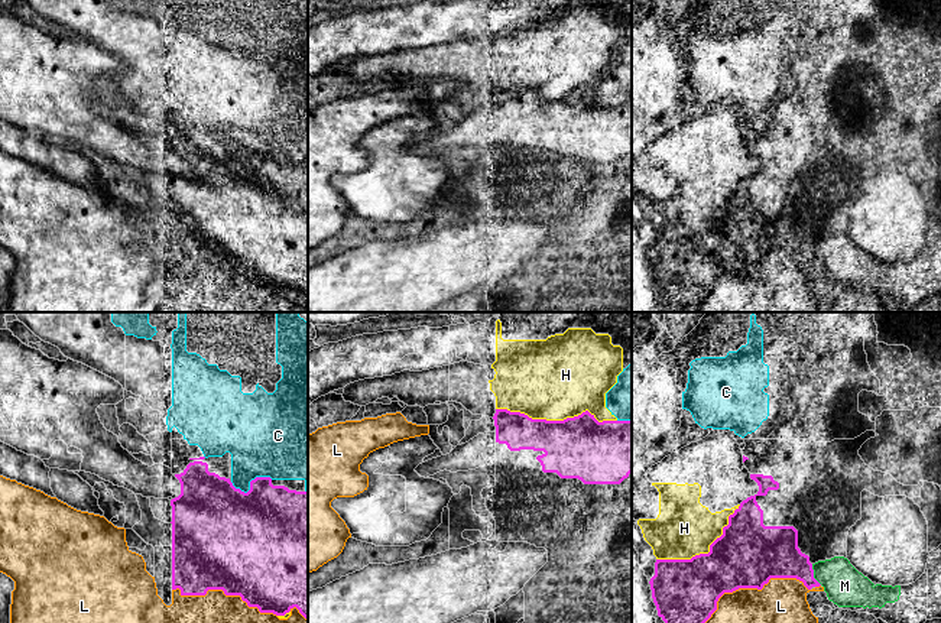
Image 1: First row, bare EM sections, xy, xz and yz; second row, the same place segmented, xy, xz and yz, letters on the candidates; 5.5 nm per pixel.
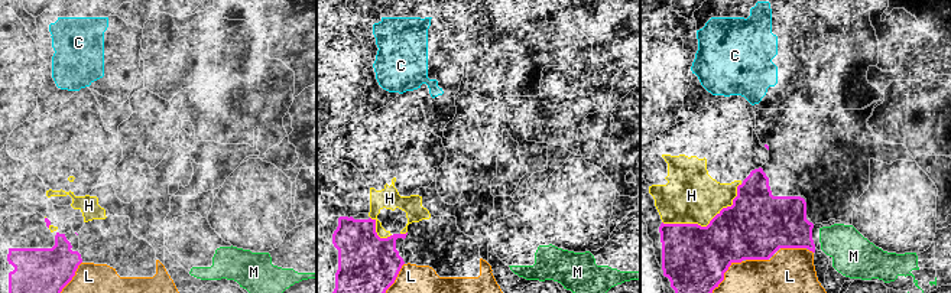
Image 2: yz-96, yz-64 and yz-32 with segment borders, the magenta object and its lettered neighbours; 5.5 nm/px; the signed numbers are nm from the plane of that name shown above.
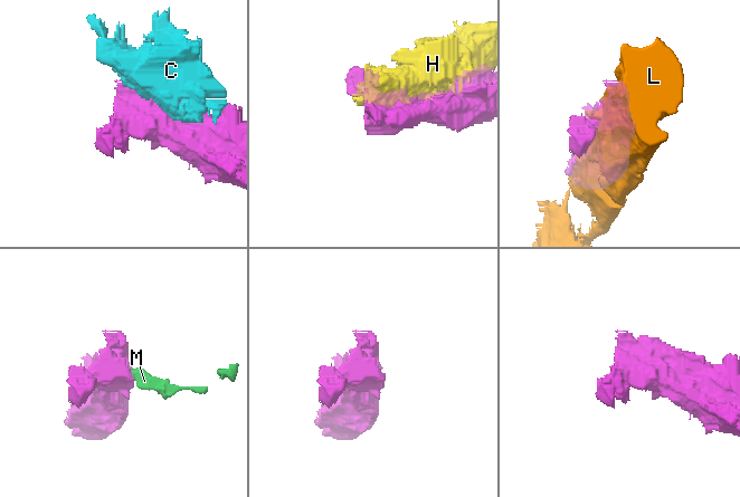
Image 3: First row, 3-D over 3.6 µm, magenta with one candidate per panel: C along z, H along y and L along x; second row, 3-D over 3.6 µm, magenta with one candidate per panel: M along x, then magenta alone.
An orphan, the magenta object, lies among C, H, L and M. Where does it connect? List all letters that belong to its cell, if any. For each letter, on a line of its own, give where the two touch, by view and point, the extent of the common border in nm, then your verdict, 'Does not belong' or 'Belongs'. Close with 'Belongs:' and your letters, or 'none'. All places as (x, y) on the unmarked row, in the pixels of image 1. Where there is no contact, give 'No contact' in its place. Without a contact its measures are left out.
C: Touches magenta at xy (250, 161). Shared border 240 nm. Does not belong
H: Touches magenta at xz (557, 97). Shared border 700 nm. Does not belong
L: Touches magenta at yz (748, 263). Shared border 650 nm. Does not belong
M: Touches magenta at yz (813, 250). Shared border 130 nm. Does not belong
Belongs: none

